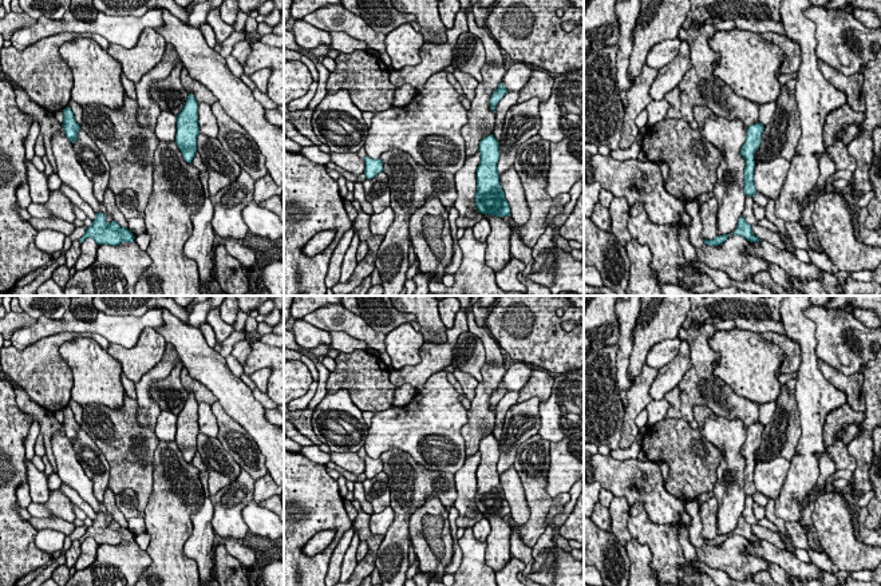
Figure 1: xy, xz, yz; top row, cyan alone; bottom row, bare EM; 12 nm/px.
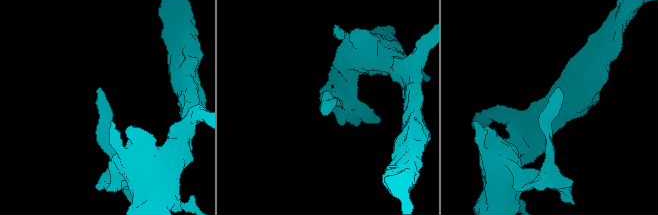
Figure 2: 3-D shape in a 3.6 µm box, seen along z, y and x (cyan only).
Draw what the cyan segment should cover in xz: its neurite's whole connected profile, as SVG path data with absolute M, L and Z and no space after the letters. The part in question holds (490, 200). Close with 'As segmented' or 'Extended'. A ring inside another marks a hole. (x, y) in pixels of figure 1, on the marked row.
M493 134L479 142L481 162L477 169L475 205L479 213L506 217L510 207L505 198L498 174L499 143Z. As segmented

